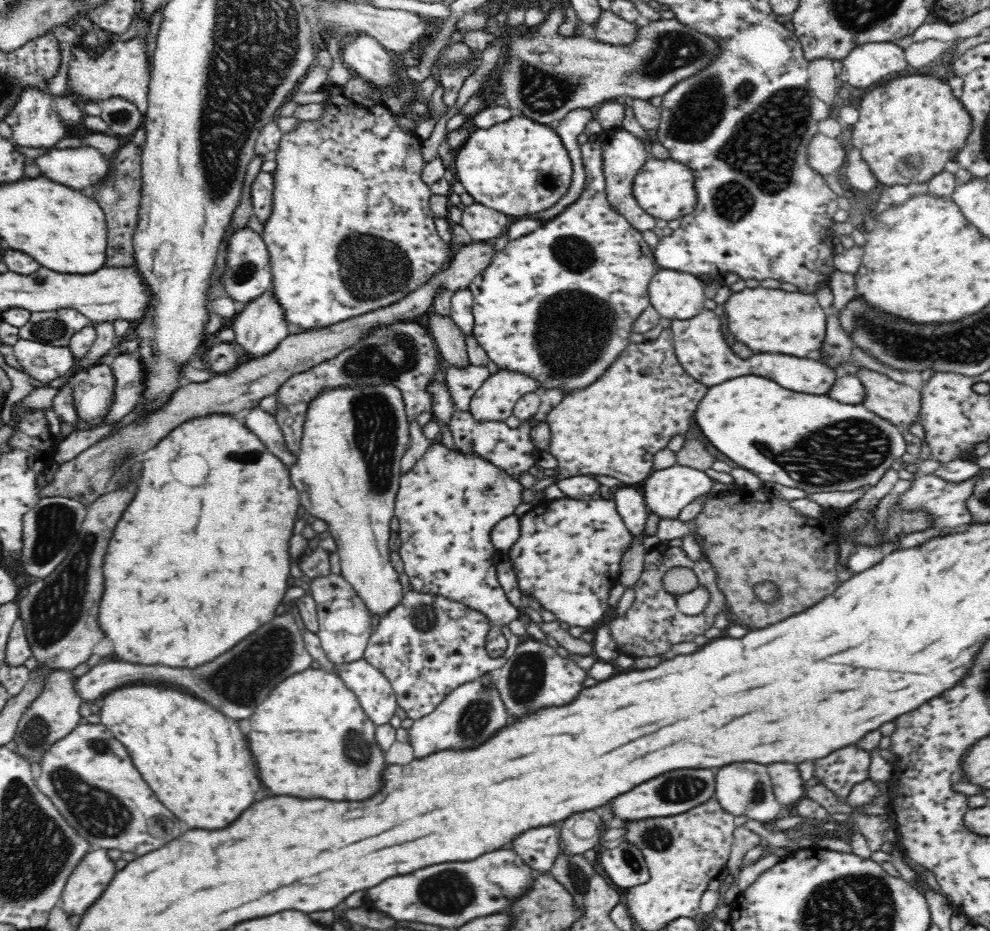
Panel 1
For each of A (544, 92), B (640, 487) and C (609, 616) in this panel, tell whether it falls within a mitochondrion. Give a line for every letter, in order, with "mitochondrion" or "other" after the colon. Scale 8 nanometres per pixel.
A: mitochondrion
B: other
C: other

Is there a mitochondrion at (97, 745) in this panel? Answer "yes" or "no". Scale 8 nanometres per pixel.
yes

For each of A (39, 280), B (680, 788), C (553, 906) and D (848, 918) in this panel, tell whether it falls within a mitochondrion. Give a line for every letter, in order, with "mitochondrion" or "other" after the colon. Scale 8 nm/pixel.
A: other
B: mitochondrion
C: mitochondrion
D: mitochondrion

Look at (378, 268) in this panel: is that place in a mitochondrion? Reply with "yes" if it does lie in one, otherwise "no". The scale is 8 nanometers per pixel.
yes

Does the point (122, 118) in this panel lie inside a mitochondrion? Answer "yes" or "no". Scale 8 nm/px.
yes

